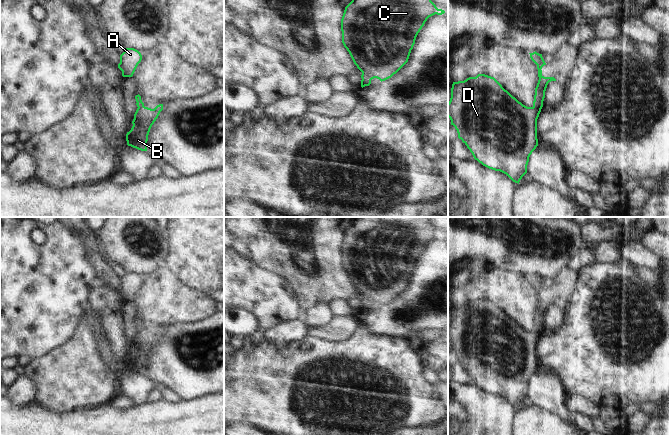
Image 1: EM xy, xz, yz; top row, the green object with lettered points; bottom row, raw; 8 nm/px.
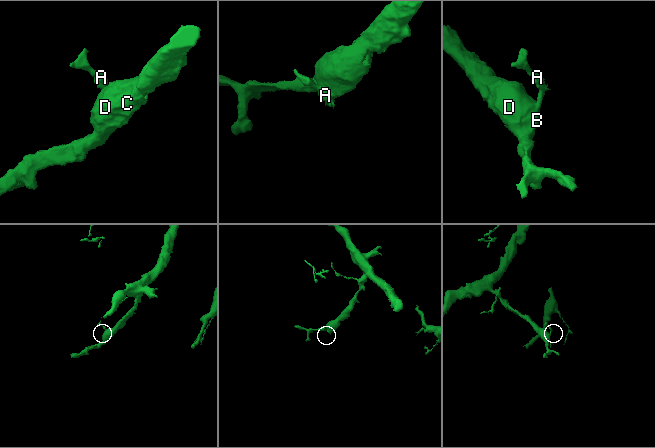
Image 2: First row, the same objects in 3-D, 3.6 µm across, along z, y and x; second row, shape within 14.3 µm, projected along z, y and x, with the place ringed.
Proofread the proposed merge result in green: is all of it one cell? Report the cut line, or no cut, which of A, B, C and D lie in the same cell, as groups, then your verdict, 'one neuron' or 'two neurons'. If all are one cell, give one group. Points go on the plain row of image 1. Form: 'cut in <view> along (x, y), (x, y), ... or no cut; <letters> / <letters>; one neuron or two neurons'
no cut; A B C D; one neuron

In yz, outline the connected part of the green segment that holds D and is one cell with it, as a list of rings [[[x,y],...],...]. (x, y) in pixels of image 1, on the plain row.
[[[529,277],[537,289],[538,307],[532,331],[527,331],[513,321],[494,302],[485,298],[453,306],[448,326],[448,341],[455,351],[458,362],[467,370],[475,384],[483,390],[506,398],[518,407],[527,397],[529,381],[538,370],[537,343],[543,331],[545,315],[554,301],[544,301],[542,291],[546,289],[542,278]]]

